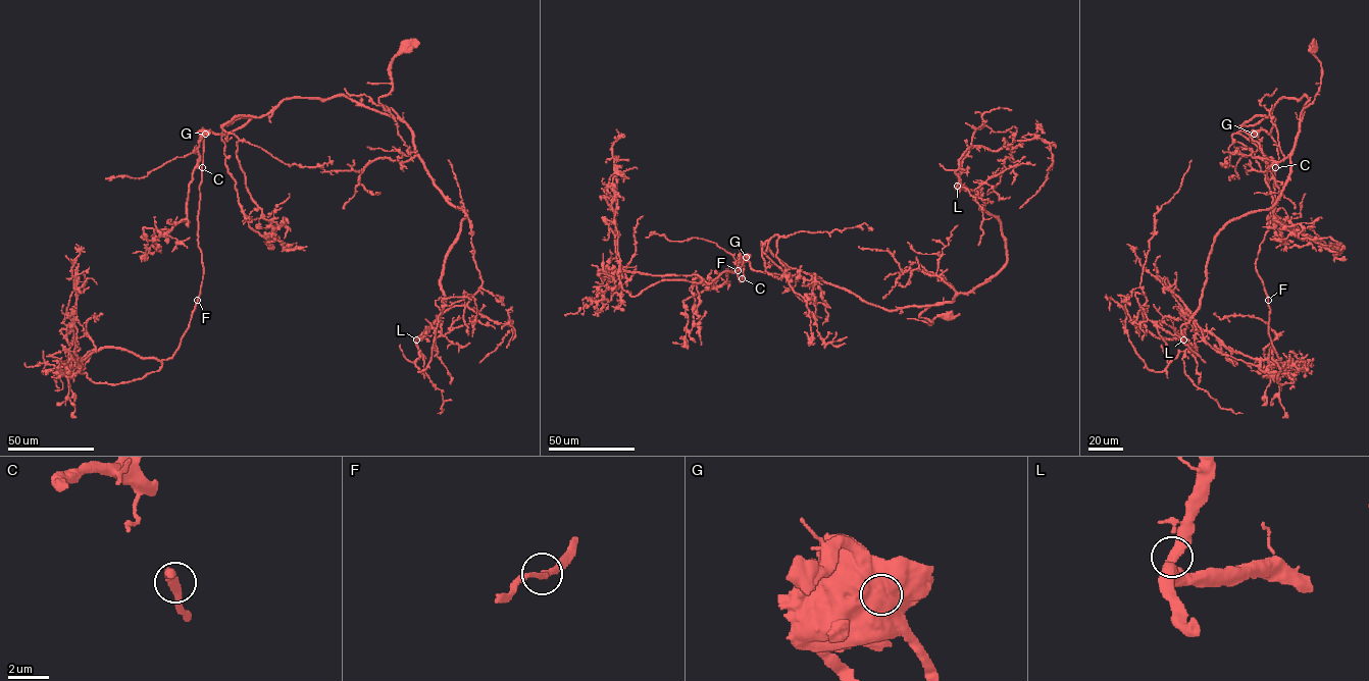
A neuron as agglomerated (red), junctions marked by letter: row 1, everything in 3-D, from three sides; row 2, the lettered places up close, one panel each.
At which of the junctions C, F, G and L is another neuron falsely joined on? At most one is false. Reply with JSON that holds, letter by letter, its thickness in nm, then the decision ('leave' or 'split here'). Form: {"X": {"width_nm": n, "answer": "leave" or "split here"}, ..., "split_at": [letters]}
{"C": {"width_nm": 280, "answer": "leave"}, "F": {"width_nm": 280, "answer": "leave"}, "G": {"width_nm": 1450, "answer": "split here"}, "L": {"width_nm": 600, "answer": "leave"}, "split_at": ["G"]}

